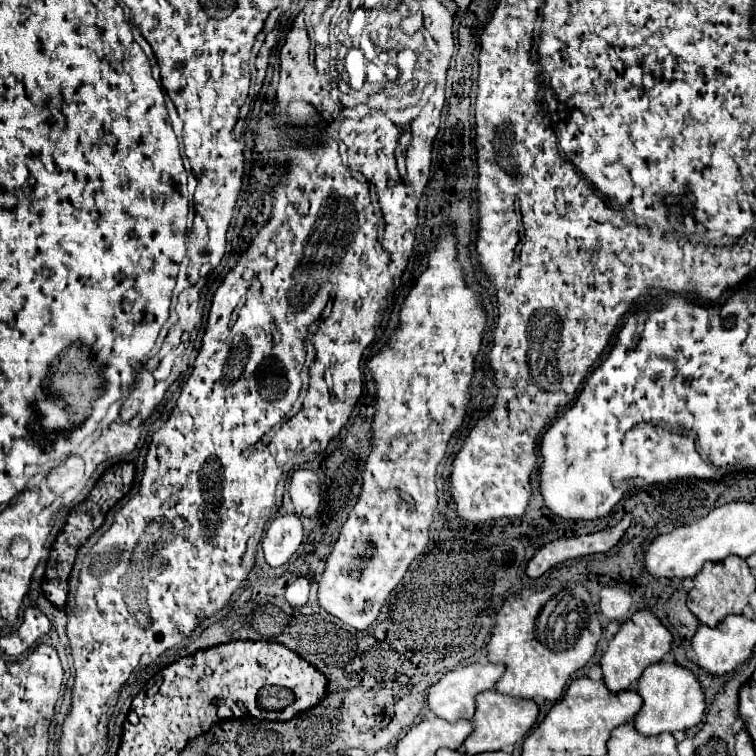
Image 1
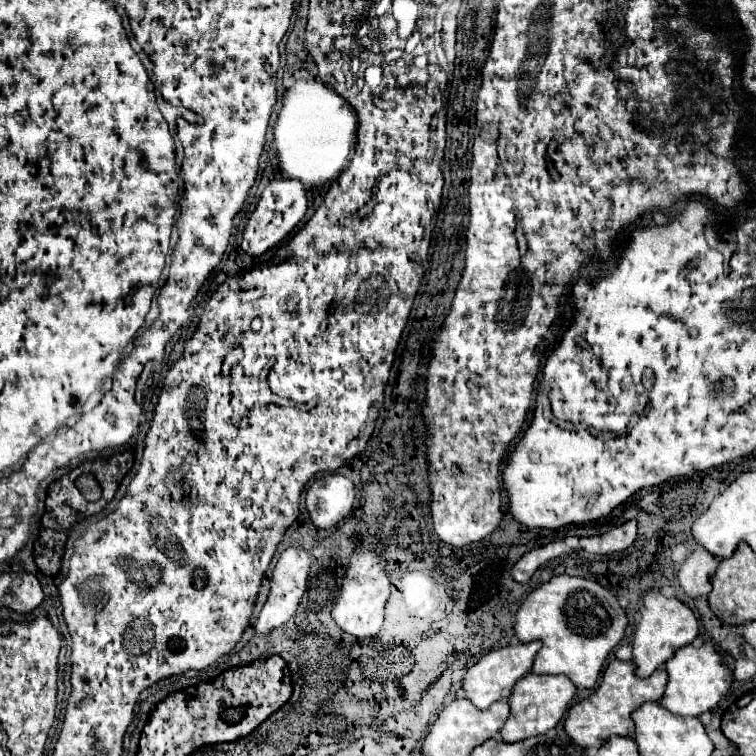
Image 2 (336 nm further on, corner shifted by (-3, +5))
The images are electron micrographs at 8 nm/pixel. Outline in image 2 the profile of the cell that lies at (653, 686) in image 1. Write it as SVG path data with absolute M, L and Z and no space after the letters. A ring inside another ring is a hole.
M689 644L679 648L675 656L665 664L665 670L669 674L669 684L665 696L661 698L661 706L677 716L699 716L715 708L733 684L733 672L727 668L723 656L715 650L713 644Z

